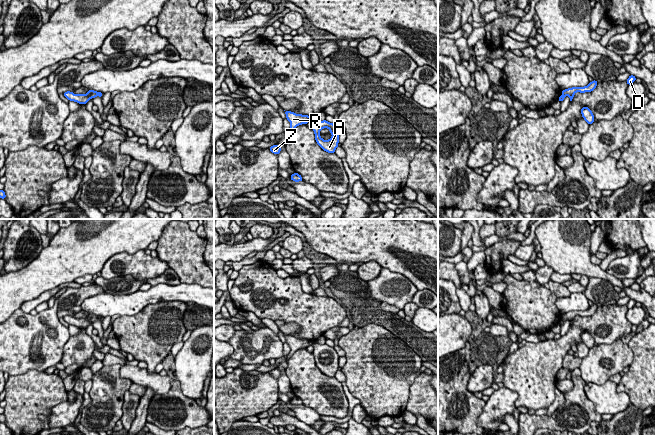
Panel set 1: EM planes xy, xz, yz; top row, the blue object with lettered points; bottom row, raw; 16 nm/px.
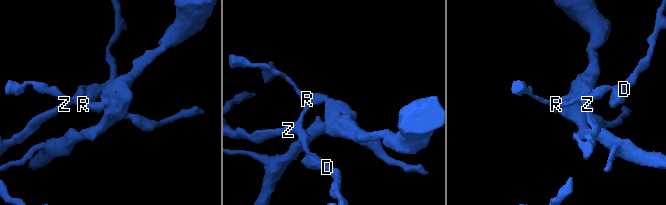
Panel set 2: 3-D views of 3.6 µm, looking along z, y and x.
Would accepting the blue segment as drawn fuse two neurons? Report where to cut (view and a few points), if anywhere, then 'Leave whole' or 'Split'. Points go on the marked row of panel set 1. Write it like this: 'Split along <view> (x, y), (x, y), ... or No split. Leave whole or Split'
Split along xy (87, 93), (91, 98). Split

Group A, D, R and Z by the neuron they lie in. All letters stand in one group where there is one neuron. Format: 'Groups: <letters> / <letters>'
Groups: A / D R Z

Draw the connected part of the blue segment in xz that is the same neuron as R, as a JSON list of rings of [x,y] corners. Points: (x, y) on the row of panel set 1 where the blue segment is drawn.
[[[285,111],[286,119],[290,122],[290,129],[288,130],[287,137],[289,134],[299,125],[307,124],[312,122],[315,118],[308,115],[296,114],[291,111]]]

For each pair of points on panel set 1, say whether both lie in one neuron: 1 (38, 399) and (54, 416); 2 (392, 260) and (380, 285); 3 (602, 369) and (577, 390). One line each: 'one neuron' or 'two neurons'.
1: two neurons
2: two neurons
3: two neurons

